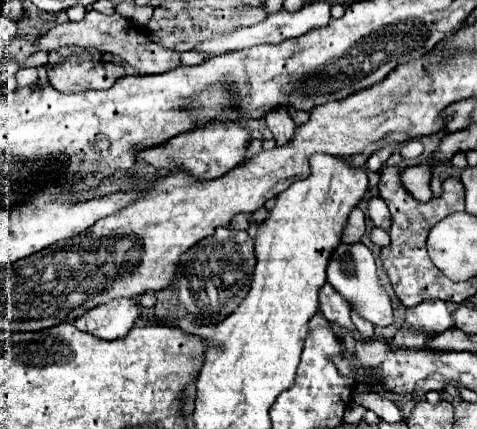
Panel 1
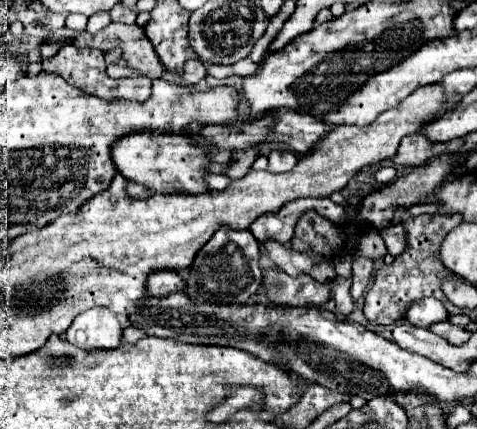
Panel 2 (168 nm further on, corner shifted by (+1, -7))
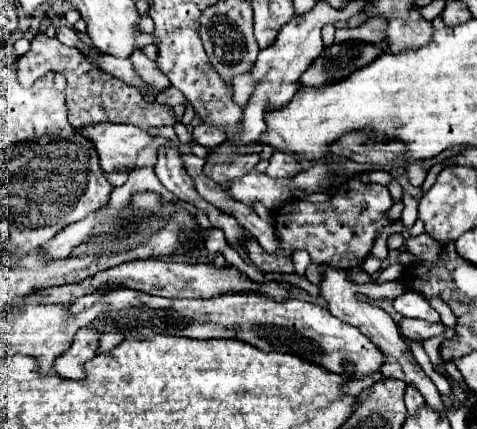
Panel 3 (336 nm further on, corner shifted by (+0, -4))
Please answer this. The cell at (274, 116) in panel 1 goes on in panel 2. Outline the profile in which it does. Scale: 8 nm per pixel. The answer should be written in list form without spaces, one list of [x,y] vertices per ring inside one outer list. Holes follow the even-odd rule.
[[[272,151],[268,159],[270,159],[270,165],[268,165],[270,173],[286,173],[294,169],[294,165],[298,163],[296,155],[290,151]]]

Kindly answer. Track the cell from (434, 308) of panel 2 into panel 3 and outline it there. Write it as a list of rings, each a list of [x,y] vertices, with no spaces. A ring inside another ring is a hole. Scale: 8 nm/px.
[[[401,294],[393,300],[395,310],[405,318],[421,318],[427,322],[439,322],[439,312],[431,308],[431,304],[419,294]]]

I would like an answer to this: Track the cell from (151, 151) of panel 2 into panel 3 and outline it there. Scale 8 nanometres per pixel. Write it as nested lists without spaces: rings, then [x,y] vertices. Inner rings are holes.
[[[93,124],[79,130],[95,140],[105,172],[131,172],[139,152],[153,142],[153,136],[131,124]]]

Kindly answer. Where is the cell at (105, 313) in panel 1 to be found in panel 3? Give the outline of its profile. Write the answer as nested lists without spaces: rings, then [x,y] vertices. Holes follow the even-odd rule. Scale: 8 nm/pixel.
[[[91,326],[79,328],[75,332],[75,336],[73,336],[71,348],[55,360],[55,364],[53,364],[55,372],[59,376],[63,376],[63,378],[81,380],[85,376],[83,374],[83,364],[97,354],[99,340],[101,340],[101,332],[99,330],[95,330]]]

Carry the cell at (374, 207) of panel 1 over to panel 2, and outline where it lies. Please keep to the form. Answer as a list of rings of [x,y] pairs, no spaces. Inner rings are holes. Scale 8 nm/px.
[[[390,225],[390,227],[382,229],[380,235],[382,235],[382,239],[384,239],[390,255],[396,257],[396,255],[404,253],[404,249],[406,249],[408,243],[406,243],[406,229],[402,225]]]

